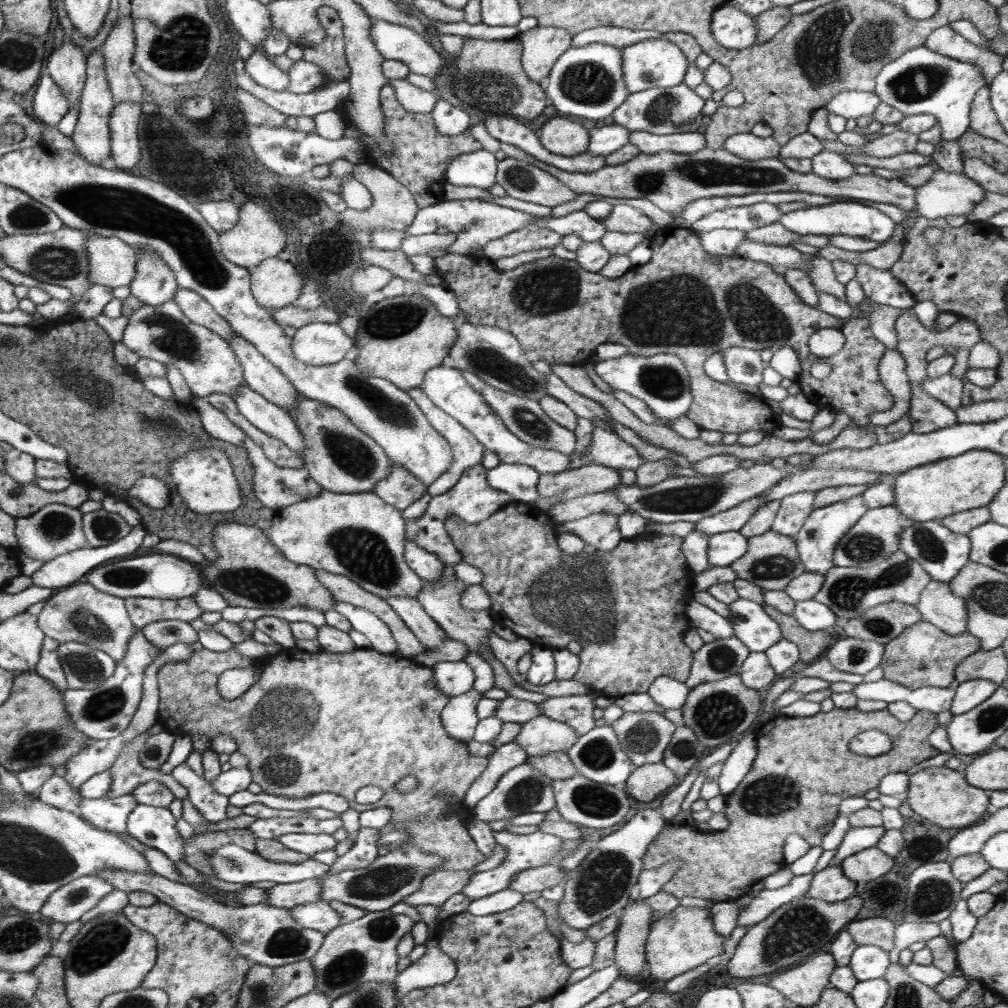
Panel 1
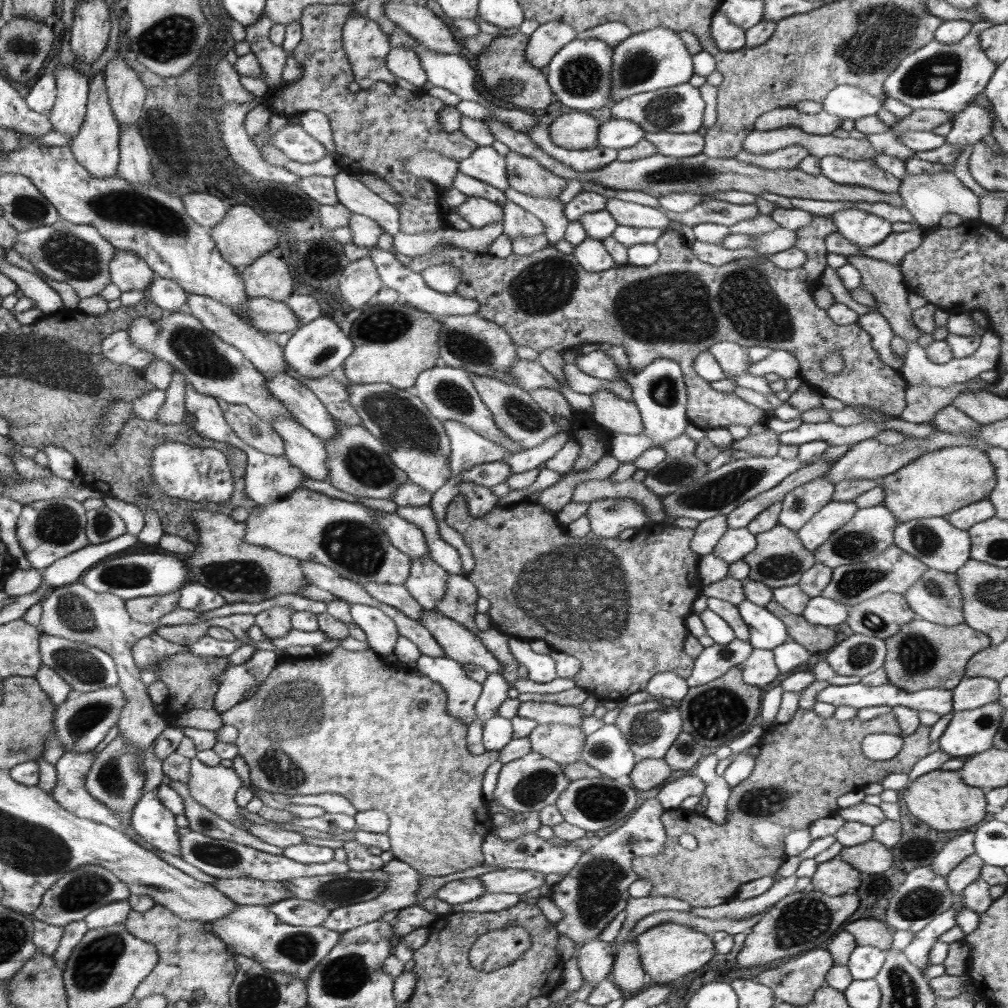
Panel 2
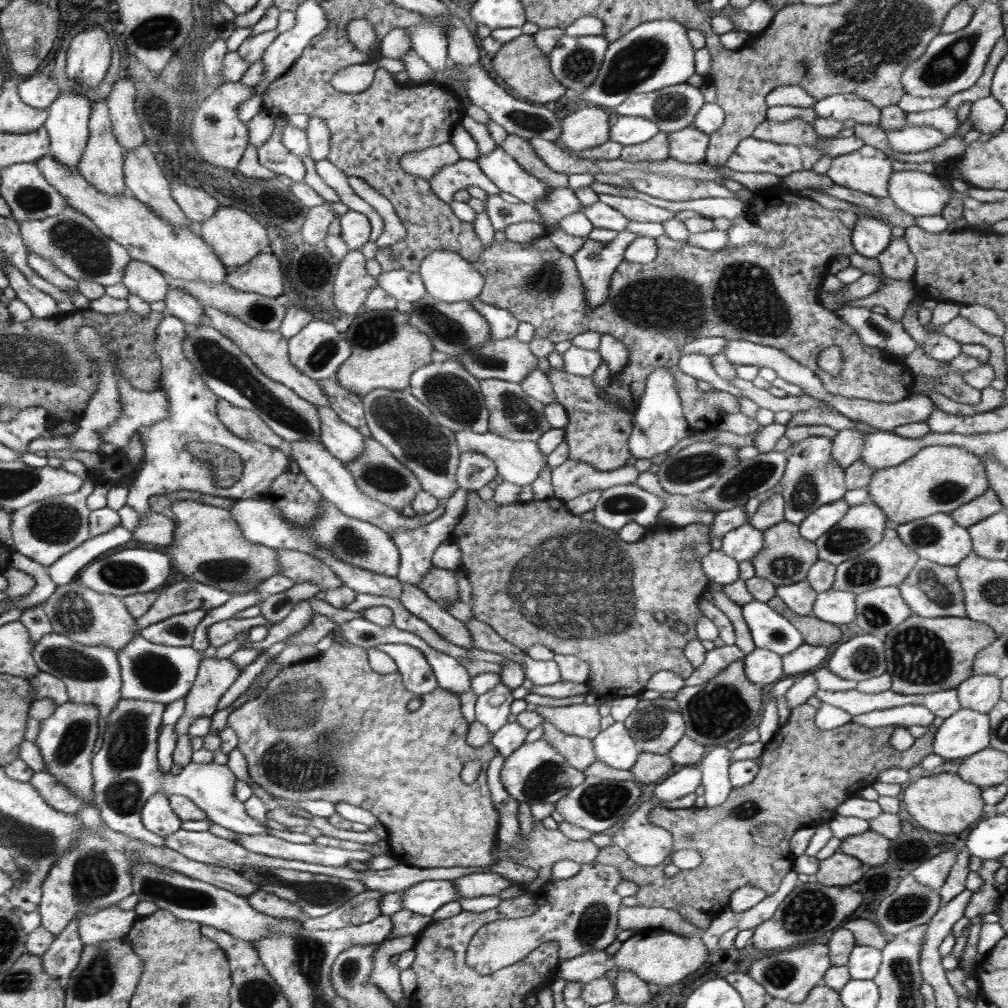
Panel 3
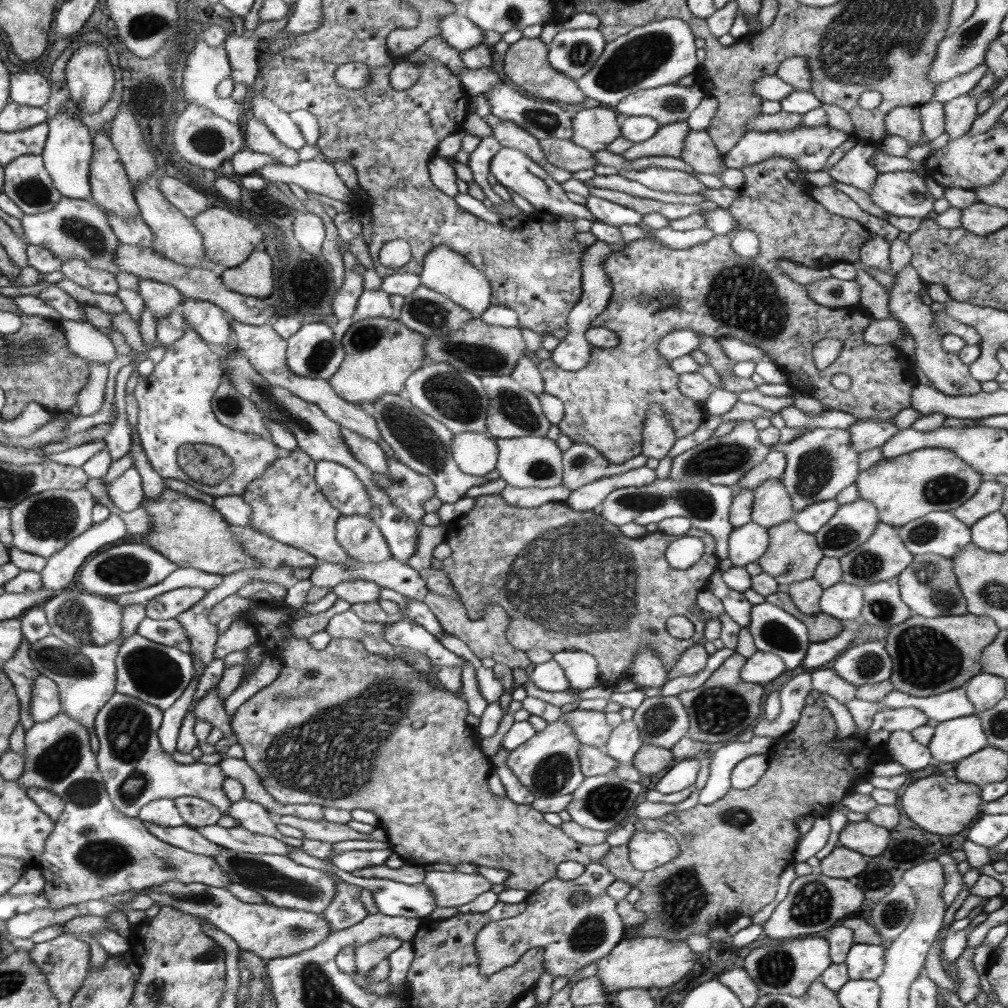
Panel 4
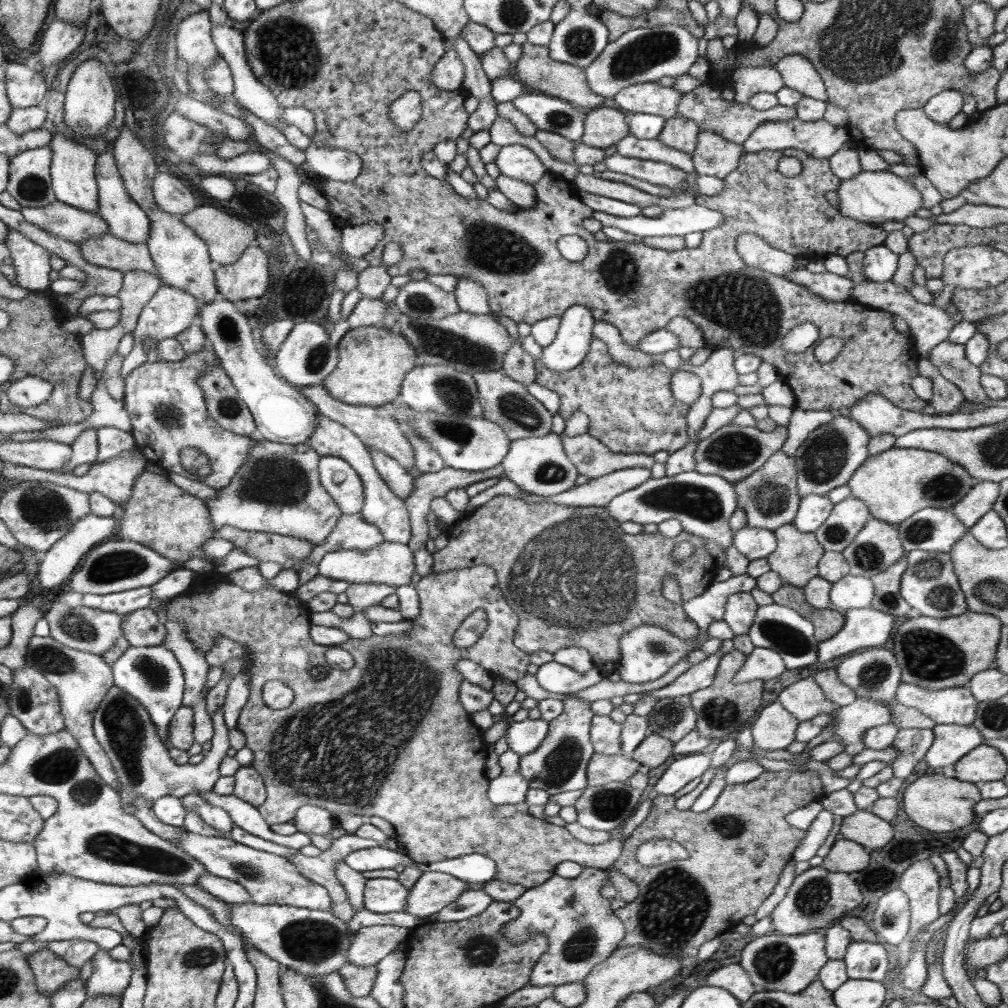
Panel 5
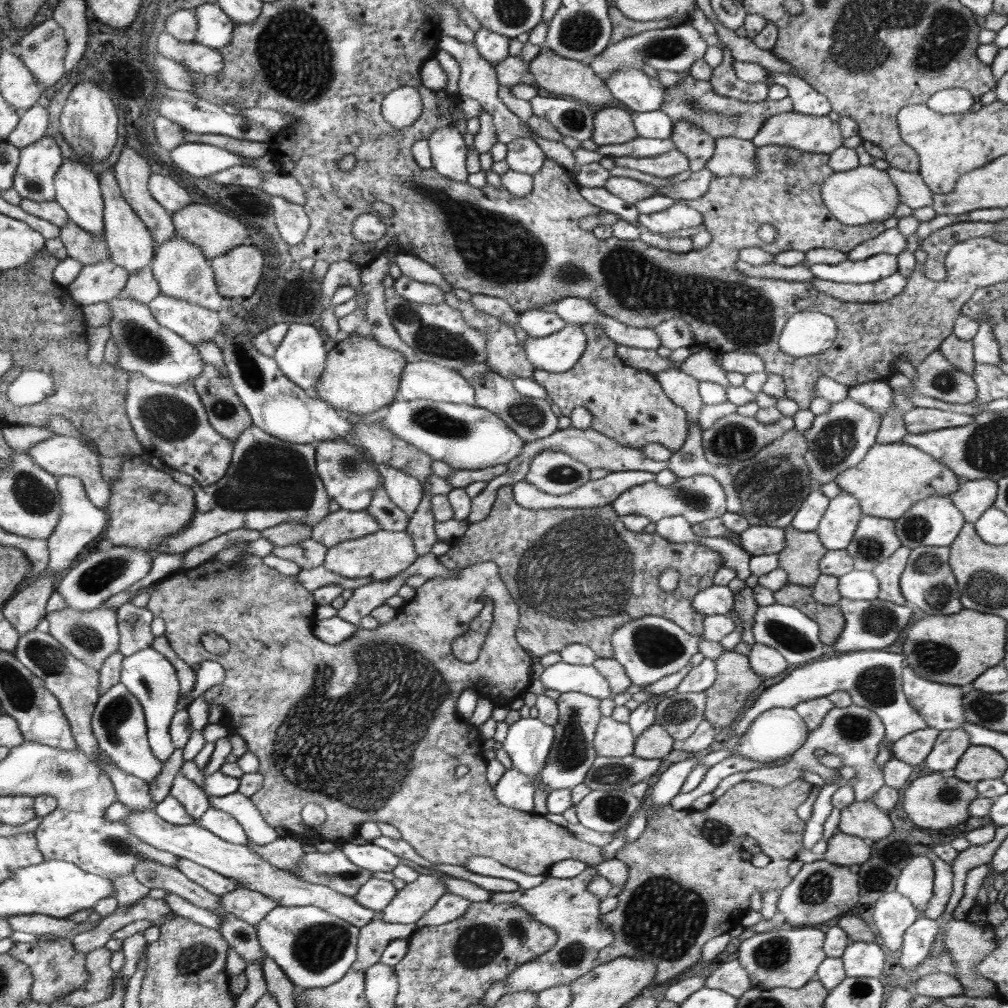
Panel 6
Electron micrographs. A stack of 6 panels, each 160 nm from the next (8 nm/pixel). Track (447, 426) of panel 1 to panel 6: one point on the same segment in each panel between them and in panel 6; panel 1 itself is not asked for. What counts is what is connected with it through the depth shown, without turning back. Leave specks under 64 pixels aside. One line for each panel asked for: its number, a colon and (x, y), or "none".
2: (468, 448)
3: (518, 462)
4: (525, 462)
5: (538, 465)
6: (553, 472)

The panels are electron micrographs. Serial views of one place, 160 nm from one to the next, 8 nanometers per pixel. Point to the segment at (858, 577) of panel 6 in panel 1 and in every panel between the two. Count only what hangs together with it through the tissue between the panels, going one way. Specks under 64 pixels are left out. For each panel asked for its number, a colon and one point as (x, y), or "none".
1: (812, 615)
2: (820, 610)
3: (838, 607)
4: (843, 601)
5: (851, 591)

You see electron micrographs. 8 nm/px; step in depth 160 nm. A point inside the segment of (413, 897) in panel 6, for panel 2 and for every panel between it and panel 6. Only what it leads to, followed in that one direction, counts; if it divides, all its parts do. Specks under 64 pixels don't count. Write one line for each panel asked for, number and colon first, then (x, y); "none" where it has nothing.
2: (508, 881)
3: (473, 885)
4: (452, 889)
5: (433, 891)

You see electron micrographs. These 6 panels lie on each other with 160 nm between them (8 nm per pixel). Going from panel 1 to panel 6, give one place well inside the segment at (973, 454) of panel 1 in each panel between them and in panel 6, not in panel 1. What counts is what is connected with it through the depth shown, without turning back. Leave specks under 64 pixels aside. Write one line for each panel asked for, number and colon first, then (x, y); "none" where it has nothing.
2: (935, 484)
3: (938, 479)
4: (903, 488)
5: (895, 484)
6: (891, 478)

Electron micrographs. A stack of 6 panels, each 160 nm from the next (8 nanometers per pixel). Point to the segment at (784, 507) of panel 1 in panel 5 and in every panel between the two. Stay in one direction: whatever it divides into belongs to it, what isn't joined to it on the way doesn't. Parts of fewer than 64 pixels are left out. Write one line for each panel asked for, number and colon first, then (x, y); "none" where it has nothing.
2: (798, 506)
3: (812, 478)
4: (821, 463)
5: (832, 453)

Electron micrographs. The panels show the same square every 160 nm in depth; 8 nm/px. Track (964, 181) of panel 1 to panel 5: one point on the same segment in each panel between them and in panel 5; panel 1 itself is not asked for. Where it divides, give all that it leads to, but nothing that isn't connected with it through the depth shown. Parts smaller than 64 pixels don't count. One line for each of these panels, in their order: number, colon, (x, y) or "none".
2: (928, 197)
3: (917, 193)
4: (903, 193)
5: (871, 197)

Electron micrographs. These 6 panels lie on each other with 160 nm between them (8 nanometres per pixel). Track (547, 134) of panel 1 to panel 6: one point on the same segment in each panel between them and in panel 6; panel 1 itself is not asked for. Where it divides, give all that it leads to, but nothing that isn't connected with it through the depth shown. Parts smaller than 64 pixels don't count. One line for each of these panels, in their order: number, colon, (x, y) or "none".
2: (577, 130)
3: (589, 127)
4: (594, 128)
5: (604, 126)
6: (612, 125)

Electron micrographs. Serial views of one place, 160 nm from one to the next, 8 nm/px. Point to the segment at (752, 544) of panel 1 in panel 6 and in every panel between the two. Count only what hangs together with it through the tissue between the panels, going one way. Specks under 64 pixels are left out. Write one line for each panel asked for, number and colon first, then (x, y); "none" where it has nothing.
2: (780, 559)
3: (785, 558)
4: (792, 556)
5: (796, 558)
6: (800, 558)

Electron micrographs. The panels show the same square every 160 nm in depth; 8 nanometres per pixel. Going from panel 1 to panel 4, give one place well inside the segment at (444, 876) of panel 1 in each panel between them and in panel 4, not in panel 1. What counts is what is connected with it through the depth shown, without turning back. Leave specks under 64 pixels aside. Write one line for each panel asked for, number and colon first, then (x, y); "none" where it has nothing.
2: (403, 881)
3: (364, 907)
4: (345, 910)

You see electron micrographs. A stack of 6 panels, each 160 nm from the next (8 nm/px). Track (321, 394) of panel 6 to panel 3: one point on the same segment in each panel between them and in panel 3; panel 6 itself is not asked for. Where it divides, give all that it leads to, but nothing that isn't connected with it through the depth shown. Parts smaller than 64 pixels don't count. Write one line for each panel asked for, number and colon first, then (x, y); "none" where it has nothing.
3: (386, 349)
4: (380, 353)
5: (372, 364)

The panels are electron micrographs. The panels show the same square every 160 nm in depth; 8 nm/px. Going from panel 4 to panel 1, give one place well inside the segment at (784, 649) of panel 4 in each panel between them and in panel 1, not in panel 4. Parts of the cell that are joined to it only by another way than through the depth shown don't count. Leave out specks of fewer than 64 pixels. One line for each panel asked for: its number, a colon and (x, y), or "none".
1: (751, 623)
2: (766, 631)
3: (771, 631)

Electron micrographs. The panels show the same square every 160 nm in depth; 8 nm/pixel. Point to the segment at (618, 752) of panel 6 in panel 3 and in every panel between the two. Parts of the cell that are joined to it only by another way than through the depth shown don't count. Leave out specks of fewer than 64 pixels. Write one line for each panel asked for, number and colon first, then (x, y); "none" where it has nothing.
3: (582, 720)
4: (590, 727)
5: (605, 733)

